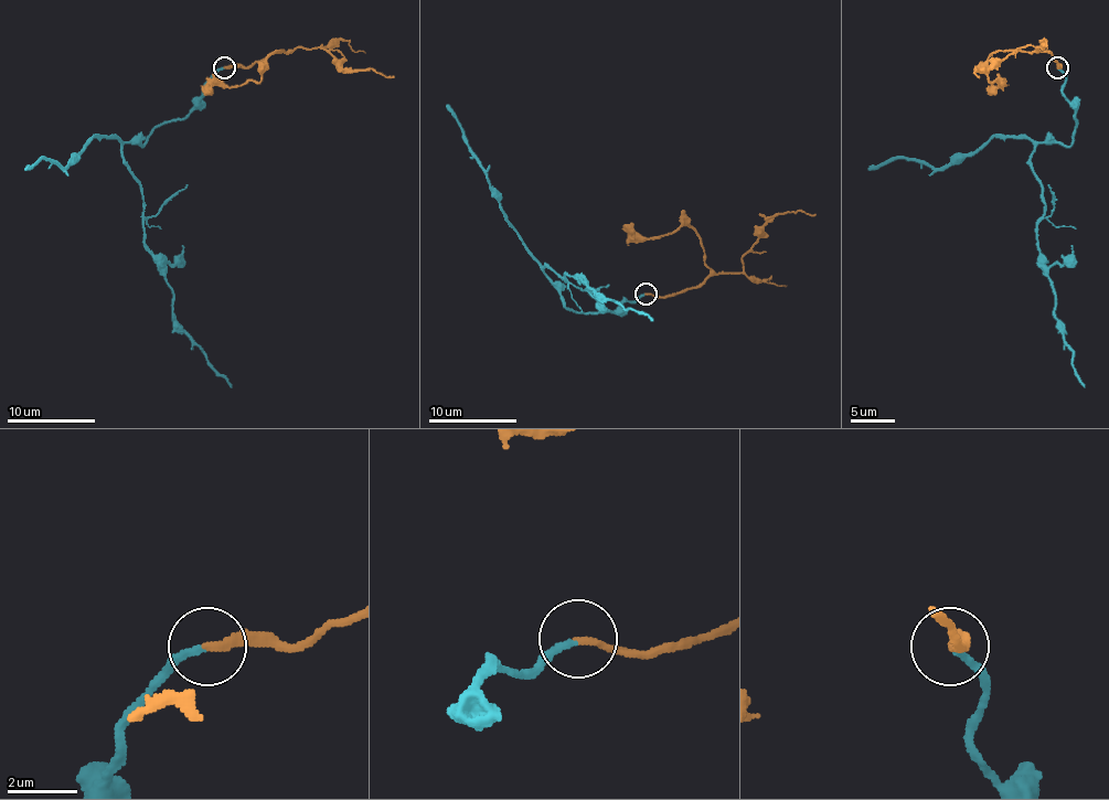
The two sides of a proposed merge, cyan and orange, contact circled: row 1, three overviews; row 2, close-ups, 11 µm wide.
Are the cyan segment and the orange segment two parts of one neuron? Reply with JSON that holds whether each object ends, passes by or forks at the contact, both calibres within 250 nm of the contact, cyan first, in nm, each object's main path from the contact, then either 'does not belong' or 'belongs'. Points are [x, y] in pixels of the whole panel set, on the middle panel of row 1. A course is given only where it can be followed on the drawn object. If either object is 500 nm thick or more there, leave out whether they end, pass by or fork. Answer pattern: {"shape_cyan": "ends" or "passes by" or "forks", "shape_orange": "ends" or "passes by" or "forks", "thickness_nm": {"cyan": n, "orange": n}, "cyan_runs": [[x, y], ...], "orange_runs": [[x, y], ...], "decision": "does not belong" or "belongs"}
{"shape_cyan": "ends", "shape_orange": "ends", "thickness_nm": {"cyan": 190, "orange": 240}, "cyan_runs": [[647, 294], [625, 298], [614, 311], [576, 313], [543, 269], [565, 280], [565, 274], [576, 276], [653, 320]], "orange_runs": [[647, 294], [673, 296], [702, 283], [711, 272], [702, 238], [686, 223], [656, 238], [633, 236], [622, 225]], "decision": "belongs"}

